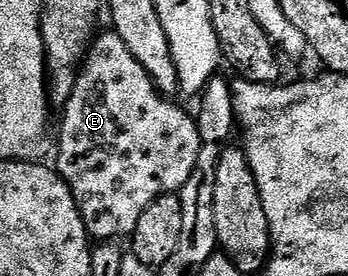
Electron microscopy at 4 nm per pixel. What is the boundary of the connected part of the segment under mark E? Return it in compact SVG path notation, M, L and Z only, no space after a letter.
M114 32L107 33L97 33L92 46L88 50L88 57L84 59L84 64L80 67L80 75L74 84L74 92L70 96L67 106L63 107L64 123L60 126L60 142L58 138L60 155L57 156L56 162L54 161L56 173L72 189L72 195L78 204L80 214L83 216L84 223L88 229L89 239L97 240L96 238L100 238L98 240L101 243L111 243L113 240L120 240L123 234L135 235L142 223L142 212L146 212L146 208L150 208L150 204L154 204L154 200L158 200L164 194L179 192L186 182L190 180L190 174L194 172L194 168L198 164L201 143L195 117L191 113L188 115L178 103L172 102L176 100L161 94L154 84L154 80L146 72L146 68L142 68L142 64L138 64L138 60L134 58L134 52L130 52L130 48L122 42L122 36L118 36Z

